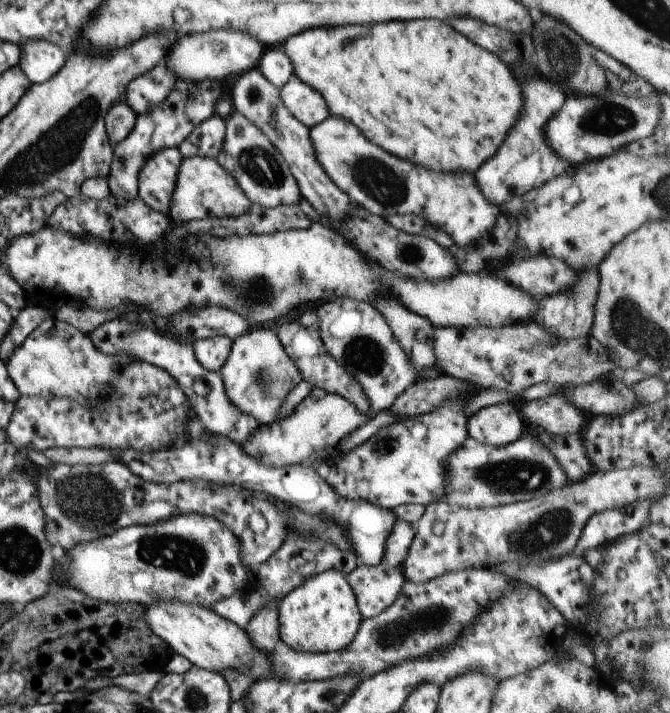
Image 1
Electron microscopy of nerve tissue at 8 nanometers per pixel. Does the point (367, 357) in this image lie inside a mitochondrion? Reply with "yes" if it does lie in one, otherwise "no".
yes

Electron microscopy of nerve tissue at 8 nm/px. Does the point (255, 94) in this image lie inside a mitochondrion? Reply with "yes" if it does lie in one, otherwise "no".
yes

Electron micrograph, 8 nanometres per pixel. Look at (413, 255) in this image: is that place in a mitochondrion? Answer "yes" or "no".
yes

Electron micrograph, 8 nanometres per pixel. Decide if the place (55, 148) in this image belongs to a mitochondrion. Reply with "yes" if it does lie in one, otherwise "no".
yes

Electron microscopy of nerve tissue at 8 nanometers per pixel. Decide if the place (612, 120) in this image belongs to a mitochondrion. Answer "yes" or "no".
yes

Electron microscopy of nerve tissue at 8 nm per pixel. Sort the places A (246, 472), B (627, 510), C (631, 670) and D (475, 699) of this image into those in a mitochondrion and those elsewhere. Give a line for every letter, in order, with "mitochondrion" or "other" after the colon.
A: other
B: other
C: other
D: other

